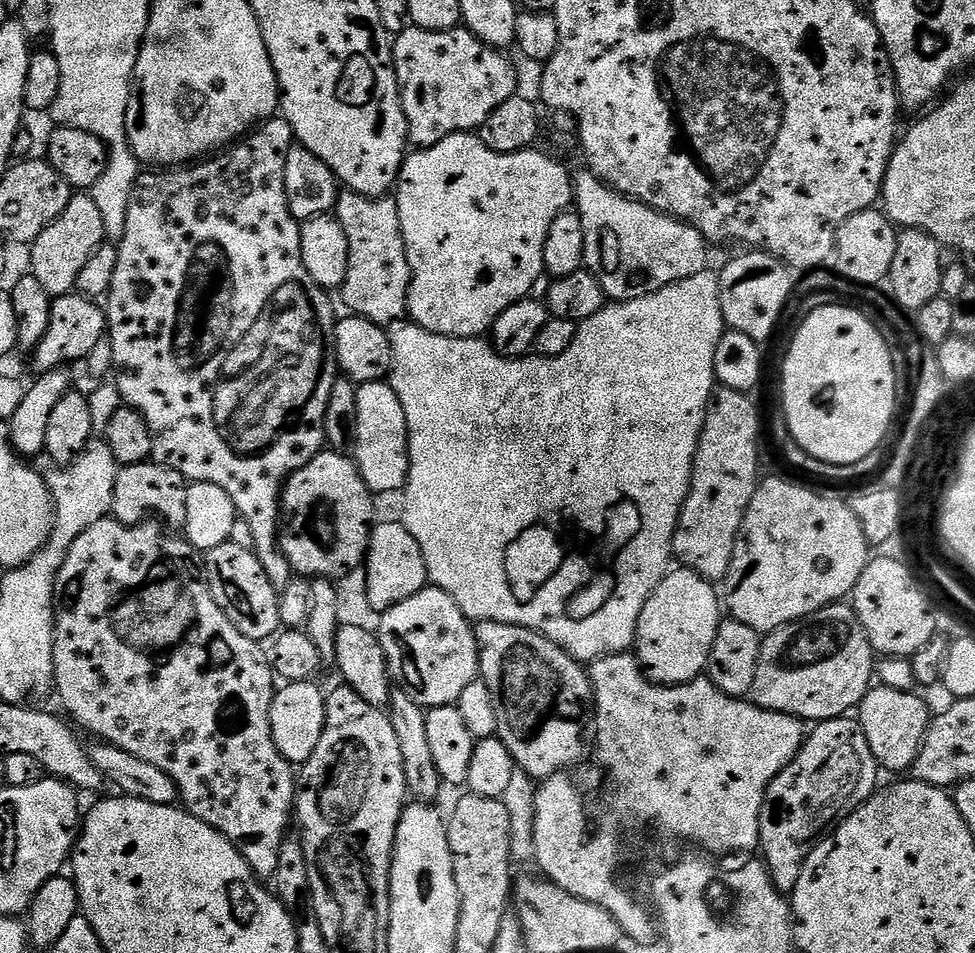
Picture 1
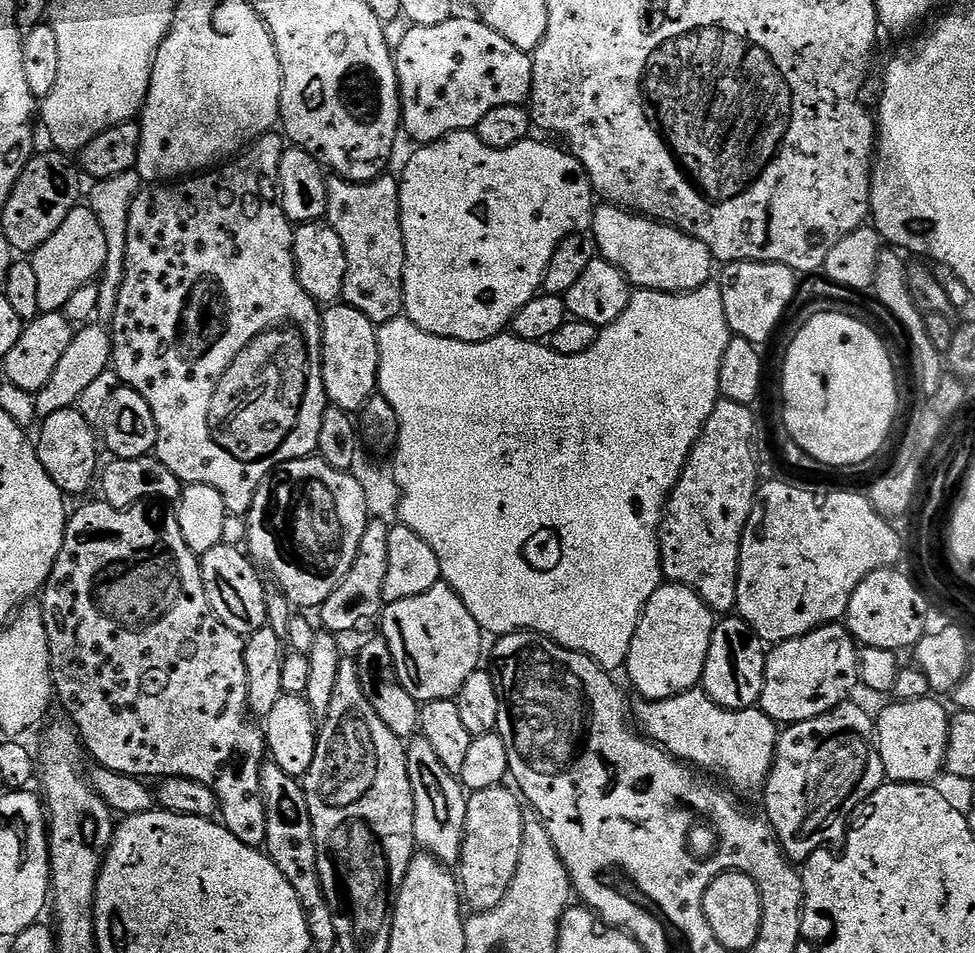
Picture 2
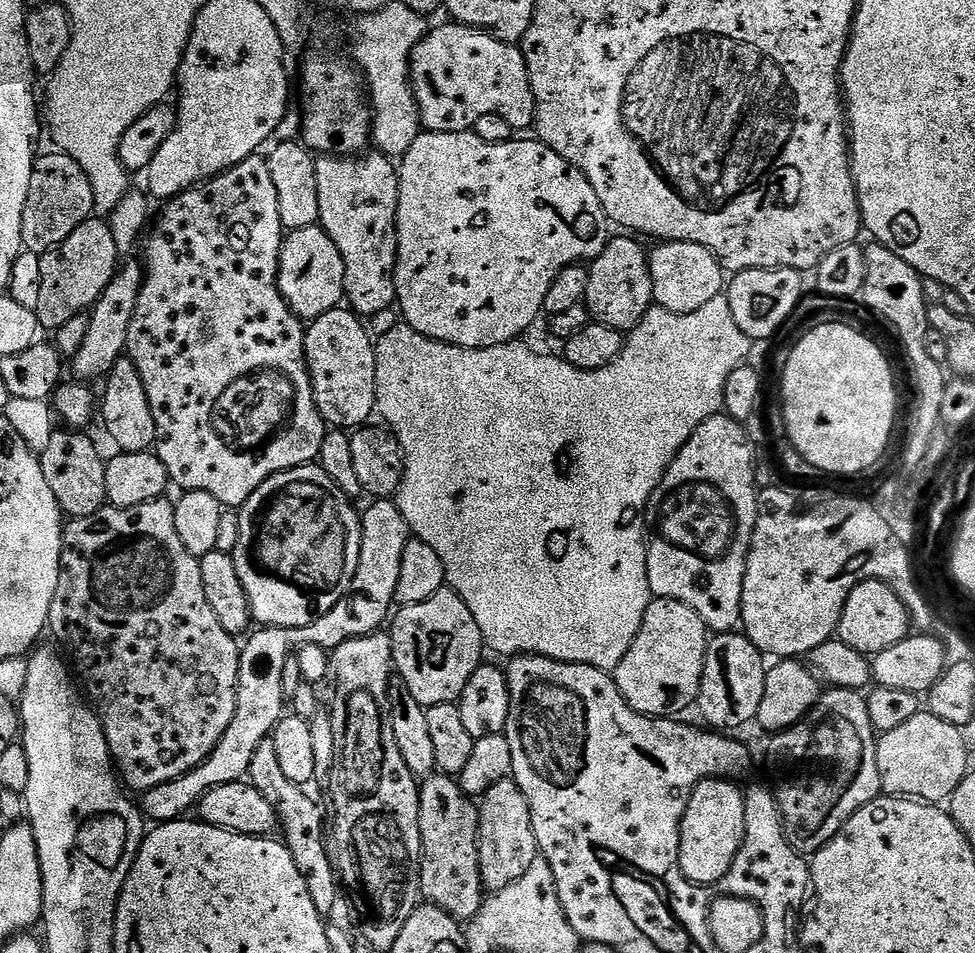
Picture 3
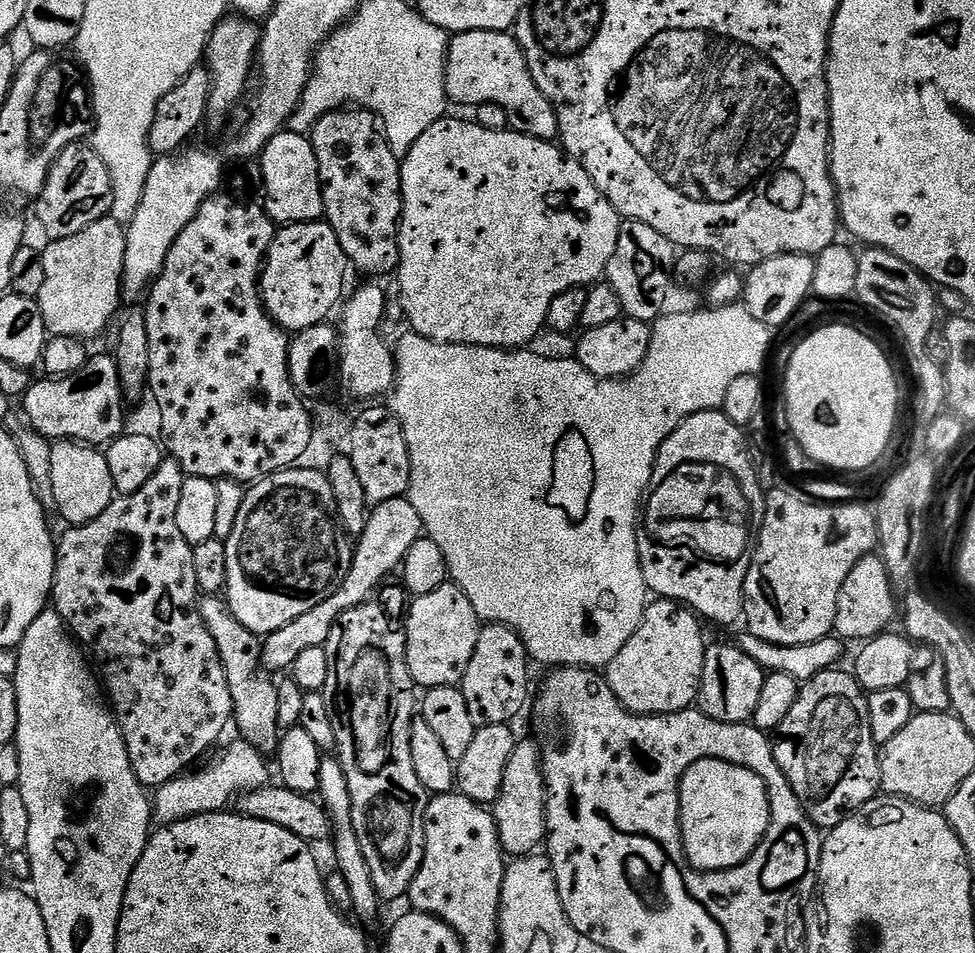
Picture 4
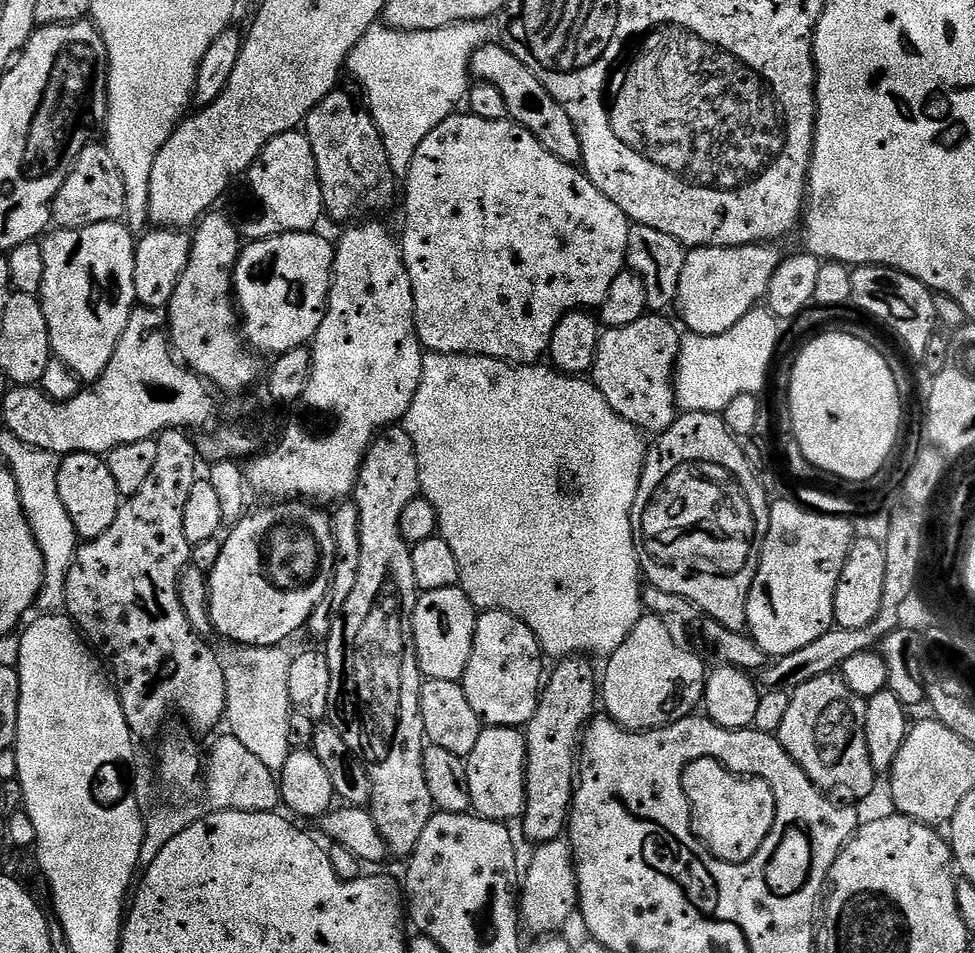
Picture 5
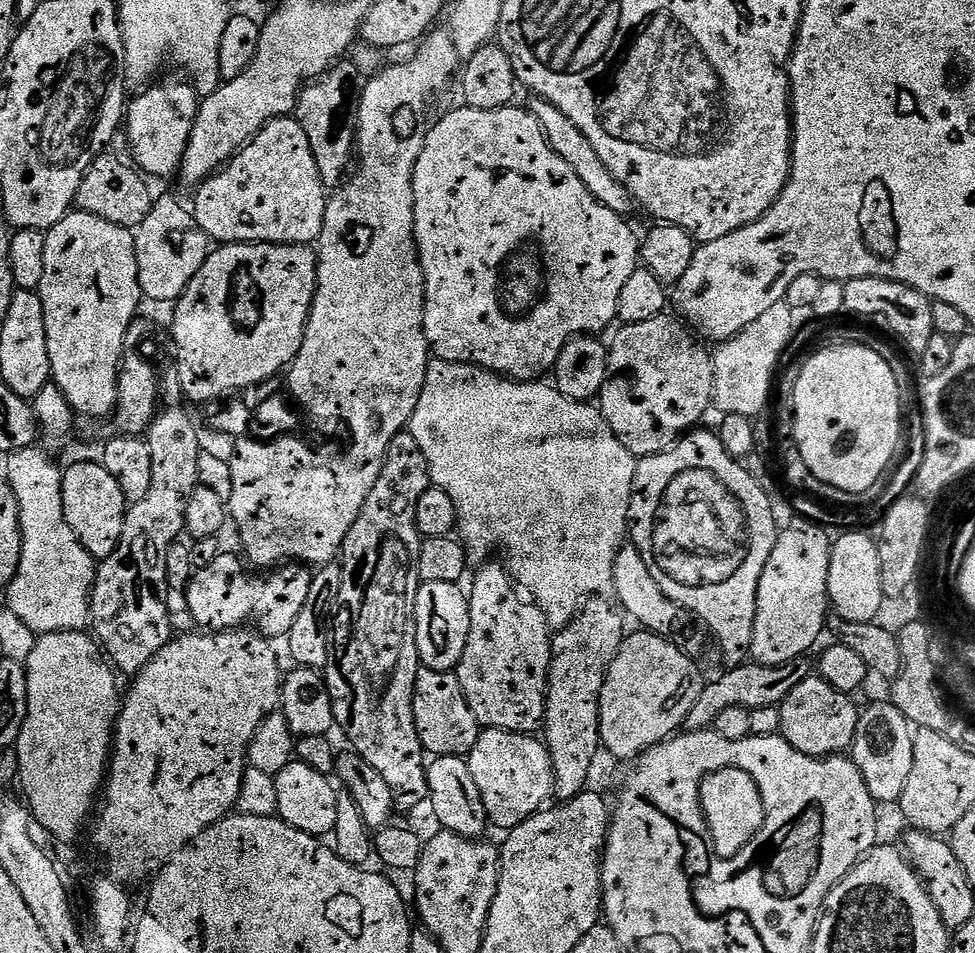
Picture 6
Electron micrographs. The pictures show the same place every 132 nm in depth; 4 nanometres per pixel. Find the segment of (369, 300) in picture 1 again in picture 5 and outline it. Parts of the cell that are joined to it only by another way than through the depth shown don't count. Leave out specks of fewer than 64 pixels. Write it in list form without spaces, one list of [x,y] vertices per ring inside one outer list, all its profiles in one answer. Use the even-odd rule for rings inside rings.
[[[337,90],[330,93],[308,115],[302,125],[302,131],[310,142],[310,150],[314,150],[314,162],[318,170],[318,182],[322,186],[322,202],[327,219],[348,220],[344,222],[364,222],[376,218],[392,203],[398,200],[398,177],[390,170],[390,162],[386,158],[386,146],[380,137],[372,114],[359,99],[355,100],[348,92]]]

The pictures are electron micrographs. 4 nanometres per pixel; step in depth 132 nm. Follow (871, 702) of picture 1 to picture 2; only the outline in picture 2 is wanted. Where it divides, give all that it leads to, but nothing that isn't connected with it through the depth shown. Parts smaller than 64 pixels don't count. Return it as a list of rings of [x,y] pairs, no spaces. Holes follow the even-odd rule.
[[[936,698],[927,700],[901,700],[891,702],[875,717],[876,749],[880,752],[885,777],[897,784],[927,784],[935,781],[939,772],[945,771],[944,759],[948,753],[948,729],[950,712],[947,712]]]

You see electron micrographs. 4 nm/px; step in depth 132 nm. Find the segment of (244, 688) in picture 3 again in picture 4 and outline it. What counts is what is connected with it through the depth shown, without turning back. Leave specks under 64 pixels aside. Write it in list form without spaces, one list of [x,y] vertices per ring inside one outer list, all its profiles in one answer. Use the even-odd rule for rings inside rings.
[[[405,497],[390,498],[382,504],[375,505],[368,513],[366,530],[362,530],[362,534],[355,541],[352,549],[352,565],[350,574],[346,574],[346,582],[342,582],[342,586],[338,586],[338,590],[330,594],[330,598],[326,598],[322,606],[314,606],[310,614],[302,614],[302,618],[294,618],[294,622],[286,622],[282,630],[274,630],[263,637],[263,667],[273,673],[280,672],[283,668],[284,671],[291,669],[294,658],[298,658],[302,650],[310,650],[327,644],[330,630],[334,630],[342,613],[346,610],[354,610],[358,605],[373,599],[378,589],[385,583],[383,580],[395,568],[397,571],[403,565],[406,554],[410,554],[410,546],[414,546],[414,542],[421,540],[424,535],[422,518],[418,510],[414,510],[412,503]]]

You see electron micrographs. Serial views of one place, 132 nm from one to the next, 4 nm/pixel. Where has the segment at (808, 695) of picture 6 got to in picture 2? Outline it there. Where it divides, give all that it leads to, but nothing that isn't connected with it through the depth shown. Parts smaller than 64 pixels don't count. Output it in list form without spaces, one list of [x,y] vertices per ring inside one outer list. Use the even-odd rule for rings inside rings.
[[[845,702],[839,704],[834,710],[822,714],[818,718],[810,718],[806,722],[789,724],[779,733],[776,742],[776,757],[772,763],[772,769],[768,775],[768,780],[765,782],[762,789],[762,797],[764,796],[764,809],[762,809],[762,812],[769,826],[774,830],[774,834],[778,838],[782,850],[787,854],[789,860],[797,866],[803,865],[811,852],[817,848],[817,841],[812,841],[812,839],[814,839],[827,824],[832,824],[835,820],[842,819],[844,815],[847,817],[849,814],[855,813],[860,805],[863,804],[865,800],[869,800],[870,797],[879,790],[880,785],[885,783],[886,777],[884,774],[884,767],[882,766],[882,758],[880,757],[880,752],[876,749],[876,726],[873,717],[871,715],[868,717],[866,709],[859,708],[858,705],[852,703],[853,702]]]

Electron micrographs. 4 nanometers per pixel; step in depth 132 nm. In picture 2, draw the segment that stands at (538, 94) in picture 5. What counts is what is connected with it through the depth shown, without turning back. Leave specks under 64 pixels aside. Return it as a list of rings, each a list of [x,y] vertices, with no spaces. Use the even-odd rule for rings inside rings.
[[[460,14],[453,15],[451,20],[446,22],[438,22],[438,26],[412,26],[409,27],[406,38],[402,38],[402,46],[398,46],[394,50],[394,59],[396,61],[396,77],[400,83],[400,107],[402,109],[402,128],[407,135],[411,136],[416,141],[417,145],[423,146],[432,144],[436,140],[442,139],[443,136],[449,136],[452,132],[466,132],[475,129],[478,122],[482,122],[482,118],[486,118],[486,114],[490,114],[490,110],[494,110],[498,106],[514,106],[515,104],[524,104],[532,95],[532,57],[529,53],[518,50],[518,46],[514,46],[511,42],[506,42],[506,38],[502,38],[502,34],[498,34],[498,30],[490,30],[490,26],[485,24],[483,19],[476,18],[476,20],[467,20],[466,17]]]

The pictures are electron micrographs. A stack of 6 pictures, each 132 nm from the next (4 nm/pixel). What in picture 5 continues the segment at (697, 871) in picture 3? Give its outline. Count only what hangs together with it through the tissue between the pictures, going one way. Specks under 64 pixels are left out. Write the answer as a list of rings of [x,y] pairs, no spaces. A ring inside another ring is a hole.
[[[696,759],[683,770],[683,792],[691,806],[692,832],[708,847],[708,851],[728,864],[748,861],[761,848],[776,820],[776,803],[772,787],[756,777],[740,777],[716,759]]]

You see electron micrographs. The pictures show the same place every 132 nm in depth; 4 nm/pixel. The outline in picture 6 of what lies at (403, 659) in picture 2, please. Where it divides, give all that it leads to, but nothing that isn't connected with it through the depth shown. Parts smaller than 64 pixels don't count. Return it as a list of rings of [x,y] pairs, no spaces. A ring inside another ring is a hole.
[[[421,583],[416,599],[416,641],[423,667],[450,672],[459,664],[470,634],[469,593],[460,584]]]

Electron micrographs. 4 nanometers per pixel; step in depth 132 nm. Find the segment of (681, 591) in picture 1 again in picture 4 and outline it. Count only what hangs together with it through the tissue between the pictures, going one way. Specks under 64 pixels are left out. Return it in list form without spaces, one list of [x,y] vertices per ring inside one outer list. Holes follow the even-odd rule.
[[[656,598],[645,607],[634,638],[618,650],[618,658],[606,669],[608,685],[629,712],[664,716],[668,712],[682,712],[697,703],[706,647],[700,624],[701,617],[676,600]]]

